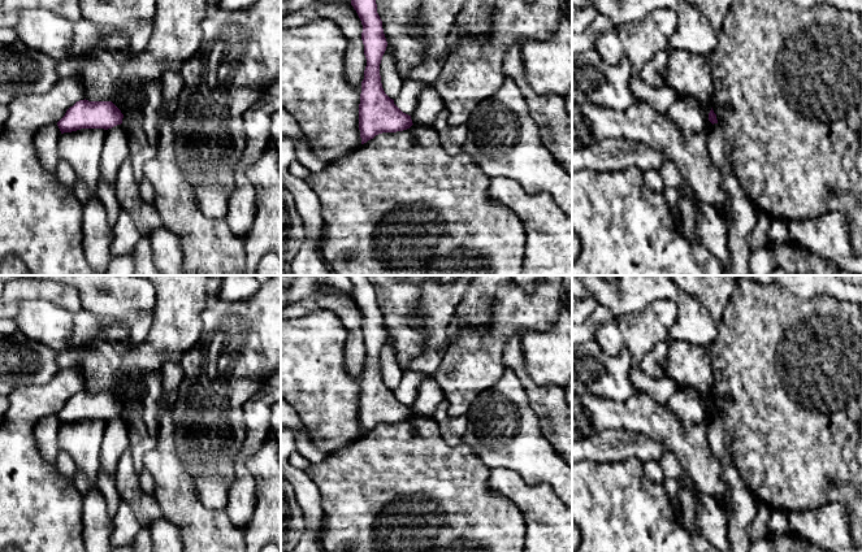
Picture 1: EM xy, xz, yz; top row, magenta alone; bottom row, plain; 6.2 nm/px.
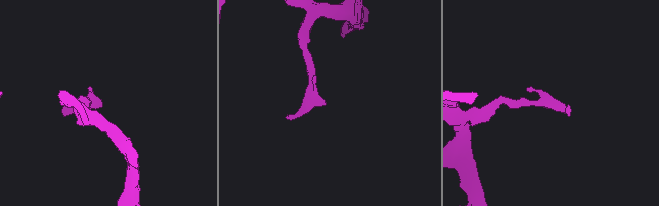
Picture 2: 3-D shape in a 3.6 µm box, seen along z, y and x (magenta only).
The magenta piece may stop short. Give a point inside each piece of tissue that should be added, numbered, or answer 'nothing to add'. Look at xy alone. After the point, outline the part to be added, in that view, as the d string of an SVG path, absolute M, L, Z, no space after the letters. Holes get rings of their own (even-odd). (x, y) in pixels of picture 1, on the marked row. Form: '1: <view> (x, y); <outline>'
nothing to add

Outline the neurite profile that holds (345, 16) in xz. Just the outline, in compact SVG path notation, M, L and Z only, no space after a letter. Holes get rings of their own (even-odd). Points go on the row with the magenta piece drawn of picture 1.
M315 1L306 8L281 17L281 29L304 26L320 18L332 19L343 32L356 35L347 39L345 69L347 81L355 86L360 84L364 79L367 58L361 40L363 25L351 3Z

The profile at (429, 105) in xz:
M433 84L423 90L417 108L411 116L415 126L432 127L436 117L445 109L445 104Z

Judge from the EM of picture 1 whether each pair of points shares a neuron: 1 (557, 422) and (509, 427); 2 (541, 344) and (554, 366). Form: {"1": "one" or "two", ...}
{"1": "two", "2": "one"}

